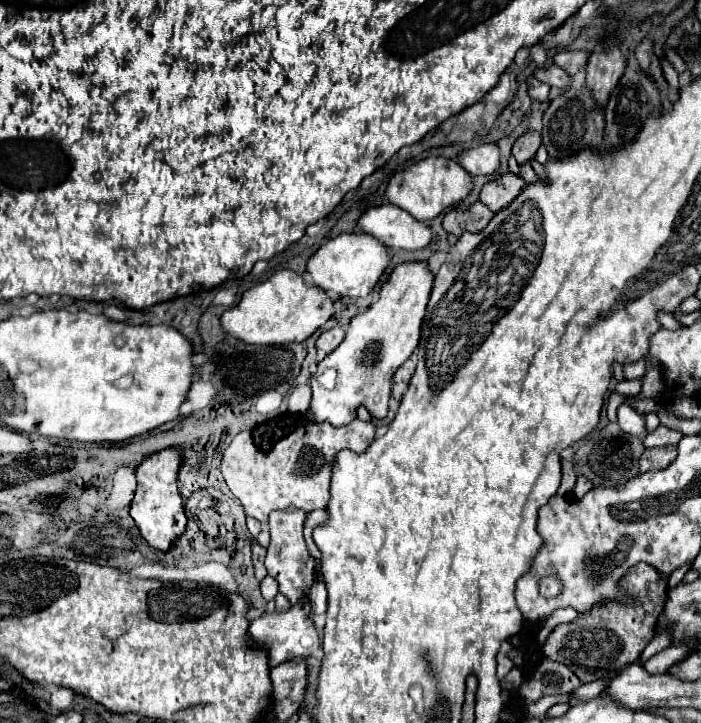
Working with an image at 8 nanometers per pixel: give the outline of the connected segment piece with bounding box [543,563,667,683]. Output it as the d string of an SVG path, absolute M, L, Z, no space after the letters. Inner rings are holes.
M639 563L629 569L629 575L623 579L623 589L637 597L633 607L625 605L623 601L599 605L591 613L581 615L579 621L557 625L557 629L547 637L543 645L543 655L551 661L565 663L581 683L597 681L611 673L611 669L621 669L629 663L635 663L647 643L653 639L655 621L663 611L667 601L667 581L661 579L657 569L647 563Z

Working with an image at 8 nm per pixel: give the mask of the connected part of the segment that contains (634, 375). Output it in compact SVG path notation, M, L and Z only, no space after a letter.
M639 360L635 363L629 363L629 365L623 365L623 373L627 379L639 379L644 376L645 368L645 362Z

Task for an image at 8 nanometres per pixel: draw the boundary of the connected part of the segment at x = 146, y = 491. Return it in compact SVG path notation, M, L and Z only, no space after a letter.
M167 447L145 457L137 467L137 489L131 501L131 517L135 519L143 539L161 551L167 551L171 543L185 531L185 525L187 525L183 499L179 495L181 465L183 465L183 449Z

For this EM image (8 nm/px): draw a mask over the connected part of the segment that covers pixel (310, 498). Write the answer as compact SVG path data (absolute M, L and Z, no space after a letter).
M355 419L349 425L343 427L333 427L331 423L307 423L297 427L293 433L289 433L287 437L283 437L281 441L277 441L277 445L271 451L261 451L255 443L251 433L243 431L239 433L231 445L225 449L223 453L223 479L227 483L227 487L231 489L231 493L241 501L241 505L245 507L245 513L249 517L255 517L261 523L269 523L269 513L275 509L303 509L305 513L315 511L315 509L325 509L329 503L329 487L331 487L331 473L333 473L333 461L335 455L343 449L351 449L351 451L365 451L371 443L375 441L375 425L373 421L361 421Z

